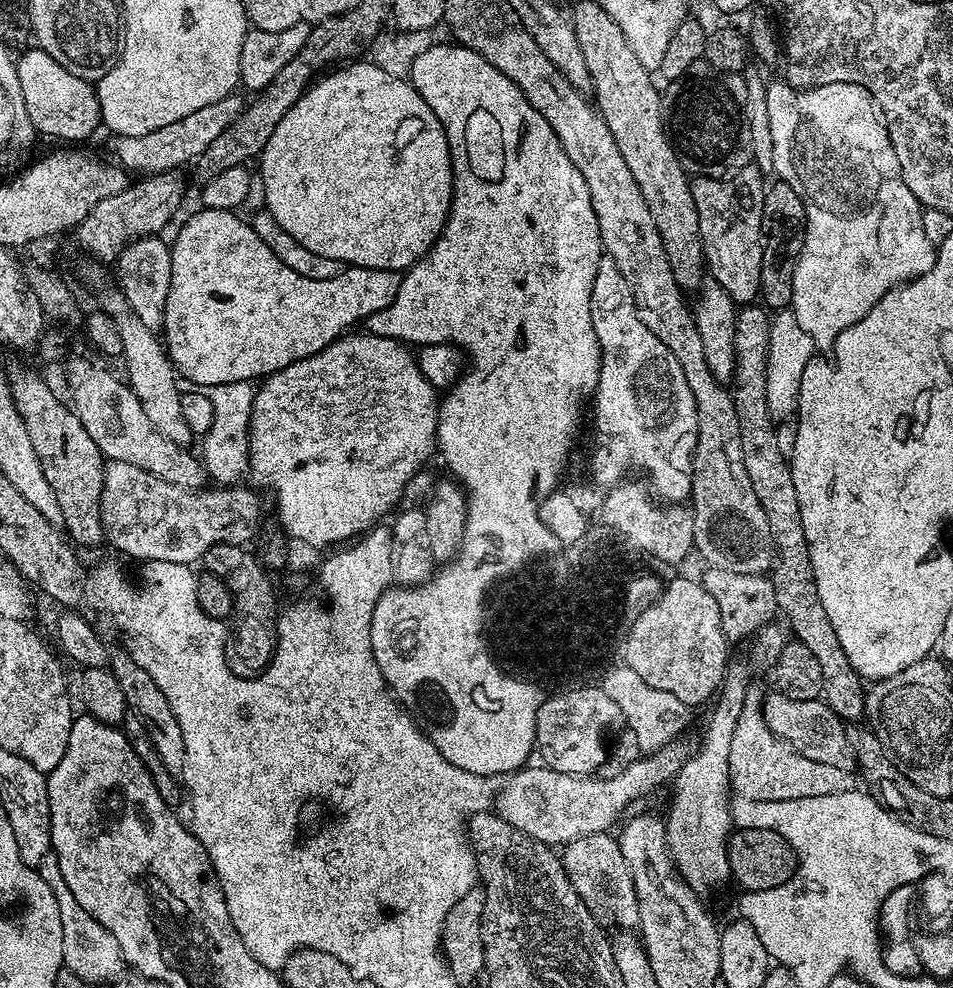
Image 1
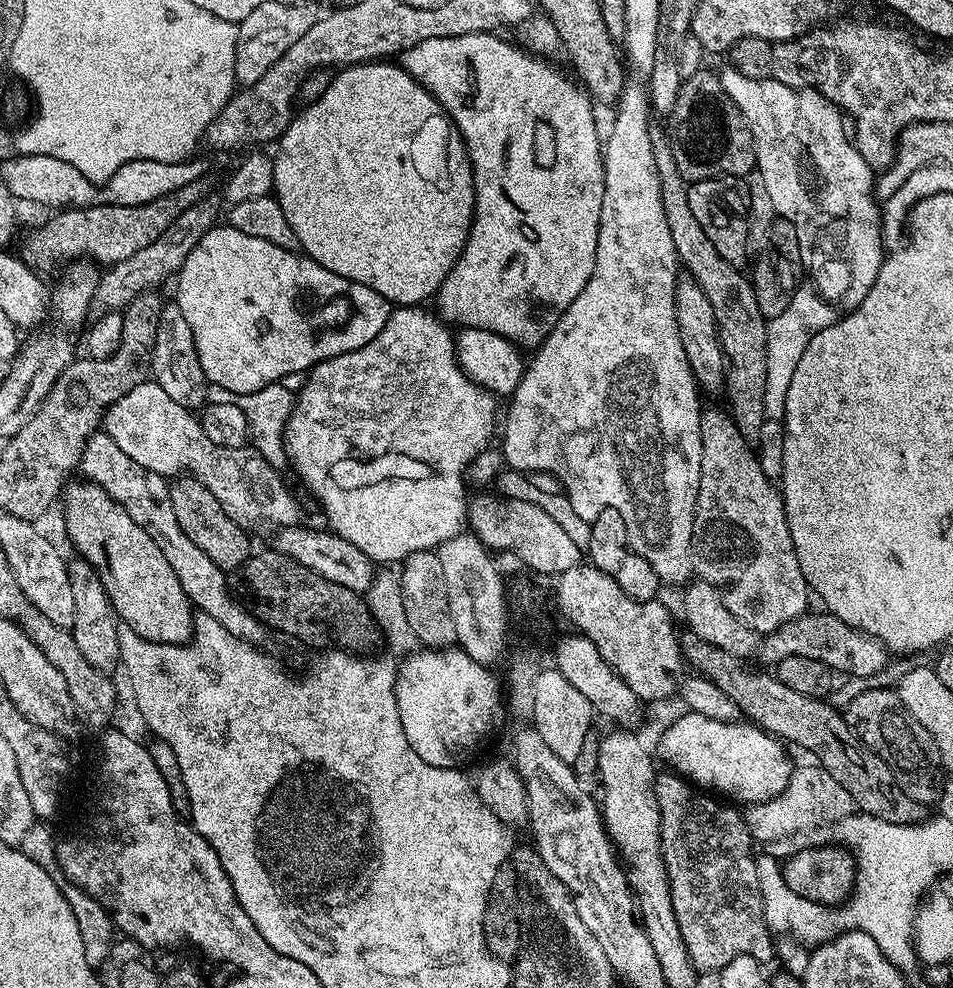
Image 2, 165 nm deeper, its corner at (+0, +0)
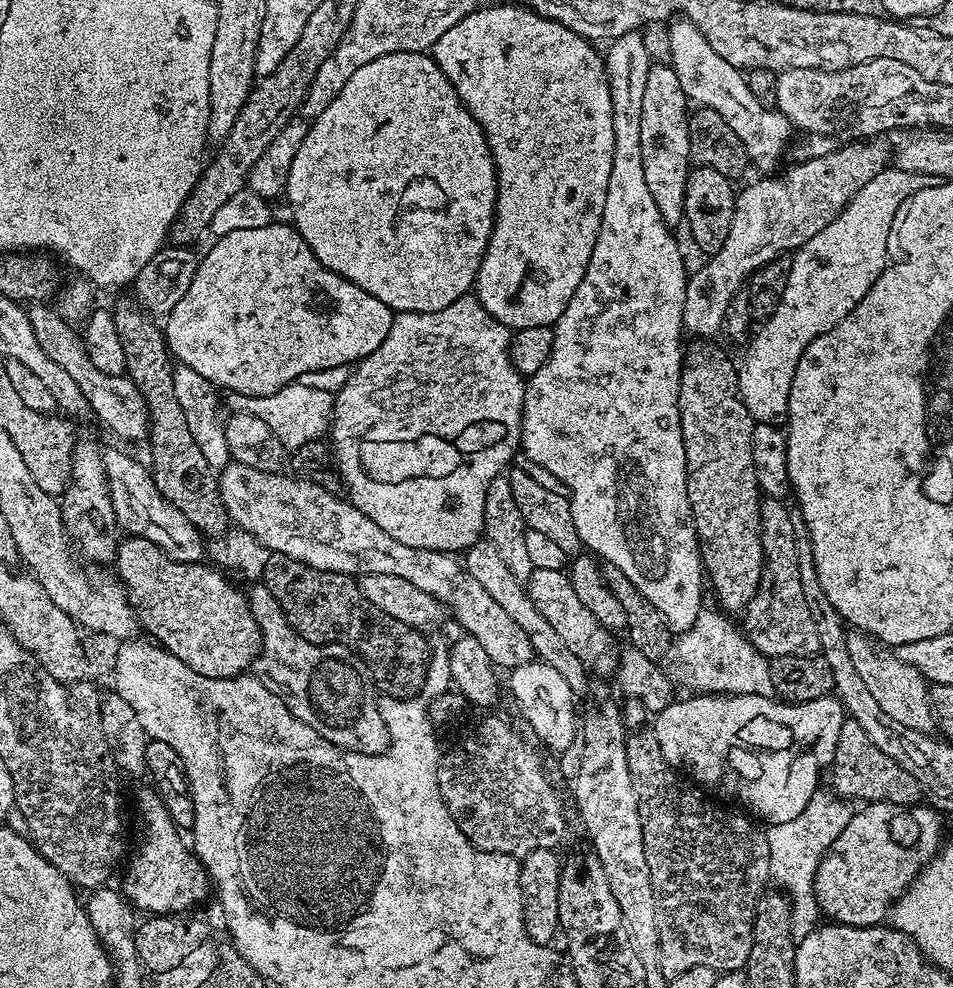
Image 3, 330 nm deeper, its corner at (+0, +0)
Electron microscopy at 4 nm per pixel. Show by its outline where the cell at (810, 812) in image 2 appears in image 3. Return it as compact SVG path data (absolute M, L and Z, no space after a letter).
M817 790L810 802L806 802L806 810L798 814L798 818L790 822L771 825L766 835L770 846L770 877L776 880L792 903L790 910L790 934L799 941L806 938L822 923L822 913L814 894L814 878L820 861L828 855L832 843L846 830L854 808L847 799L841 798L831 790Z

